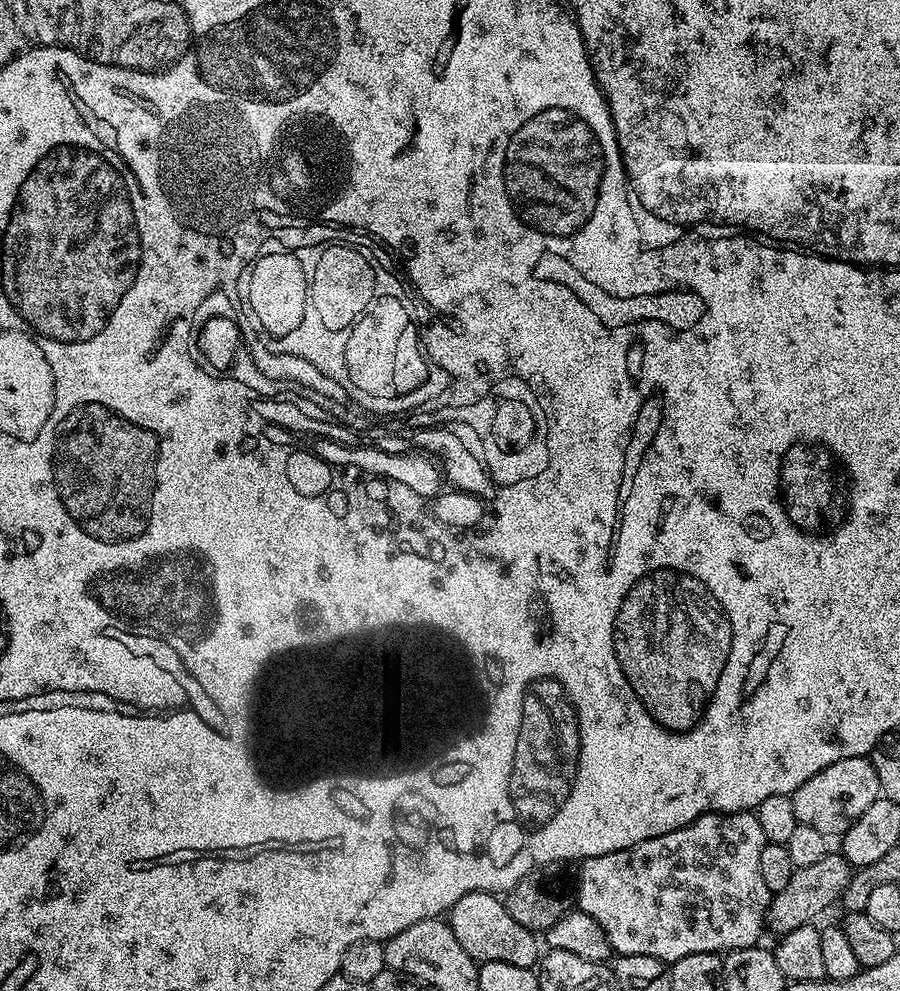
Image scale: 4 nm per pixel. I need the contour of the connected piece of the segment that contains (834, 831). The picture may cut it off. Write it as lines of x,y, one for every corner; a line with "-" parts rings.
868,756
858,758
842,758
842,762
834,762
812,778
806,778
802,786
792,793
794,802
794,814
800,824
814,826
823,836
840,838
858,818
862,818
863,812
870,807
870,802
881,799
882,793
878,774
874,770
871,759

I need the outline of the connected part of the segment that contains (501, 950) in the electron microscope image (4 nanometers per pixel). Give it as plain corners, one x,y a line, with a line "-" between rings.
471,892
462,898
458,898
458,902
454,902
452,911
447,913
446,922
454,930
454,938
458,938
458,942
462,946
462,950
466,950
466,954
470,954
470,958
477,962
510,962
510,966
522,966
523,968
535,969
538,961
542,956
542,944
538,941
537,933
531,932
518,922
514,922
514,918
510,916
505,901
499,895
491,892

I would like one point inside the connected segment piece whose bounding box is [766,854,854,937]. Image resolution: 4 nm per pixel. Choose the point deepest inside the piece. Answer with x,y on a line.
812,889

